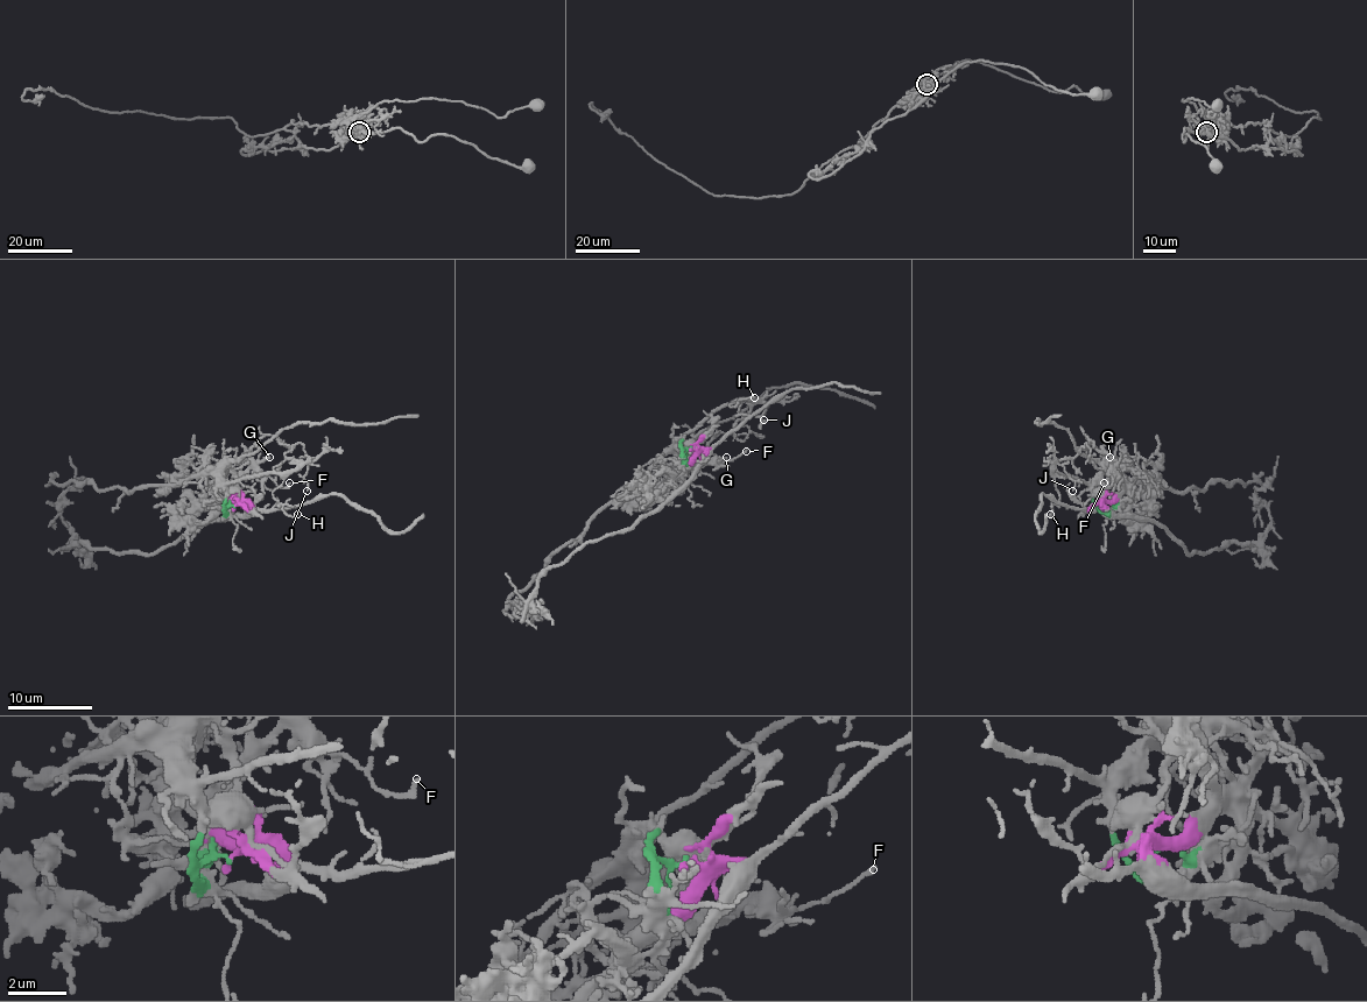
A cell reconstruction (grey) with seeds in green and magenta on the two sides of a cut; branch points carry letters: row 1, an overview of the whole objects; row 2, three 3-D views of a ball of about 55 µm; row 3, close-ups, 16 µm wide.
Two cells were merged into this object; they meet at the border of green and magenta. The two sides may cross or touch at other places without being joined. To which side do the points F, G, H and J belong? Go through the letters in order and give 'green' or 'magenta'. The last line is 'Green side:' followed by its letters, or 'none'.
F: magenta
G: magenta
H: green
J: green
Green side: H, J

